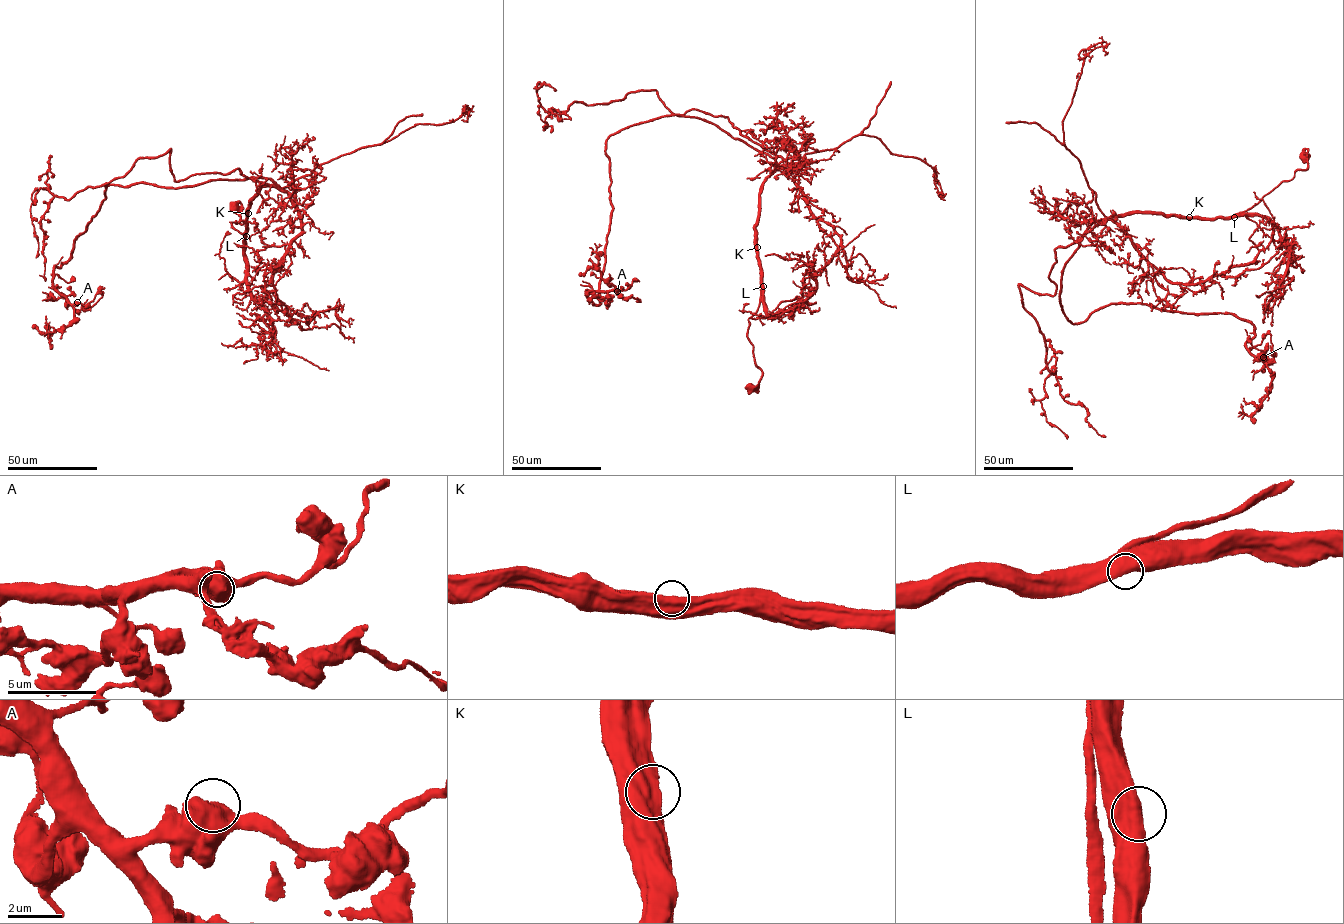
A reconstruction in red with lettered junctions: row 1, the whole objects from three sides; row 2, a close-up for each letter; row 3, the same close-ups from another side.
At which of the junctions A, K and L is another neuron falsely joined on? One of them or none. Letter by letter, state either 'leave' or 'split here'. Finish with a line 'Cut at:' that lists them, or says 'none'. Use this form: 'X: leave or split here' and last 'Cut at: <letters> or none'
A: leave
K: split here
L: leave
Cut at: K

